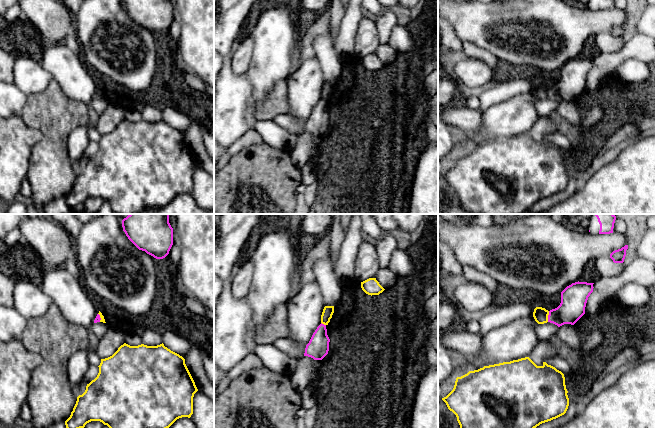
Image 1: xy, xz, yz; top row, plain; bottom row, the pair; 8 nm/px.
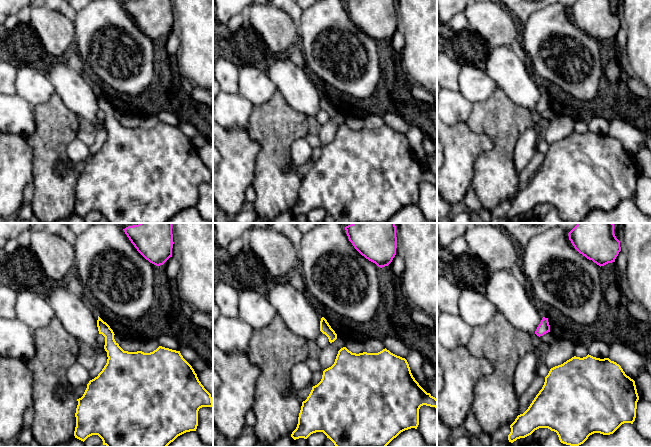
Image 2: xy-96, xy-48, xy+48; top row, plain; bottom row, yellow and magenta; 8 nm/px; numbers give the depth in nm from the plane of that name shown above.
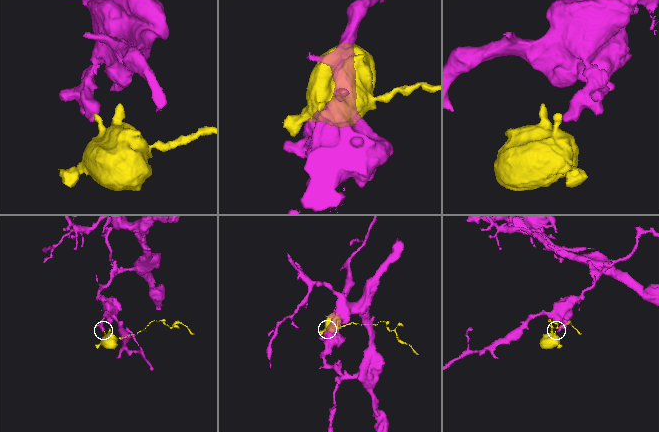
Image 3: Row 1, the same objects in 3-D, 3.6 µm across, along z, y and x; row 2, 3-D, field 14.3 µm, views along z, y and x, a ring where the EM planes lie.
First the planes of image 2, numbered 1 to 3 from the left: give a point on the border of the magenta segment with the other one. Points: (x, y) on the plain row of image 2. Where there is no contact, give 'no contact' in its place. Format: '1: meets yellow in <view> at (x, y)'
1: no contact
2: no contact
3: no contact

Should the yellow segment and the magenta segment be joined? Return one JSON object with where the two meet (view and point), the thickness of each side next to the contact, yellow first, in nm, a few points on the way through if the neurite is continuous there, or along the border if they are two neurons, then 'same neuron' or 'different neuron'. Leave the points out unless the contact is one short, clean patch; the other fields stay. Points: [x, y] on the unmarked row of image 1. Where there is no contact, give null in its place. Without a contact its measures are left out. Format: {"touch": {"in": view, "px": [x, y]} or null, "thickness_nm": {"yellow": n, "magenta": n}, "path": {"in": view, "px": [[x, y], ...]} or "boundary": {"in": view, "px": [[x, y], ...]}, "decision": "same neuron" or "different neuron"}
{"touch": {"in": "yz", "px": [547, 92]}, "thickness_nm": {"yellow": 120, "magenta": 200}, "boundary": {"in": "yz", "px": [[549, 87], [547, 97]]}, "decision": "different neuron"}

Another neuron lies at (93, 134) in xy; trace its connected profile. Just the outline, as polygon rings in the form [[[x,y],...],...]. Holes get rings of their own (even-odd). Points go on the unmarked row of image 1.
[[[94,123],[89,124],[87,132],[88,132],[89,141],[95,141],[95,142],[99,142],[100,141],[101,134],[95,128]]]

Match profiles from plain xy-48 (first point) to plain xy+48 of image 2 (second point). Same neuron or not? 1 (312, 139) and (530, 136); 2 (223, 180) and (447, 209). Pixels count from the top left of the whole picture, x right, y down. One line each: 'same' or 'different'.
1: different
2: different

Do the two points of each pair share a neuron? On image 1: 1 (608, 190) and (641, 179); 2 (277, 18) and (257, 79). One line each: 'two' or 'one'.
1: one
2: one

